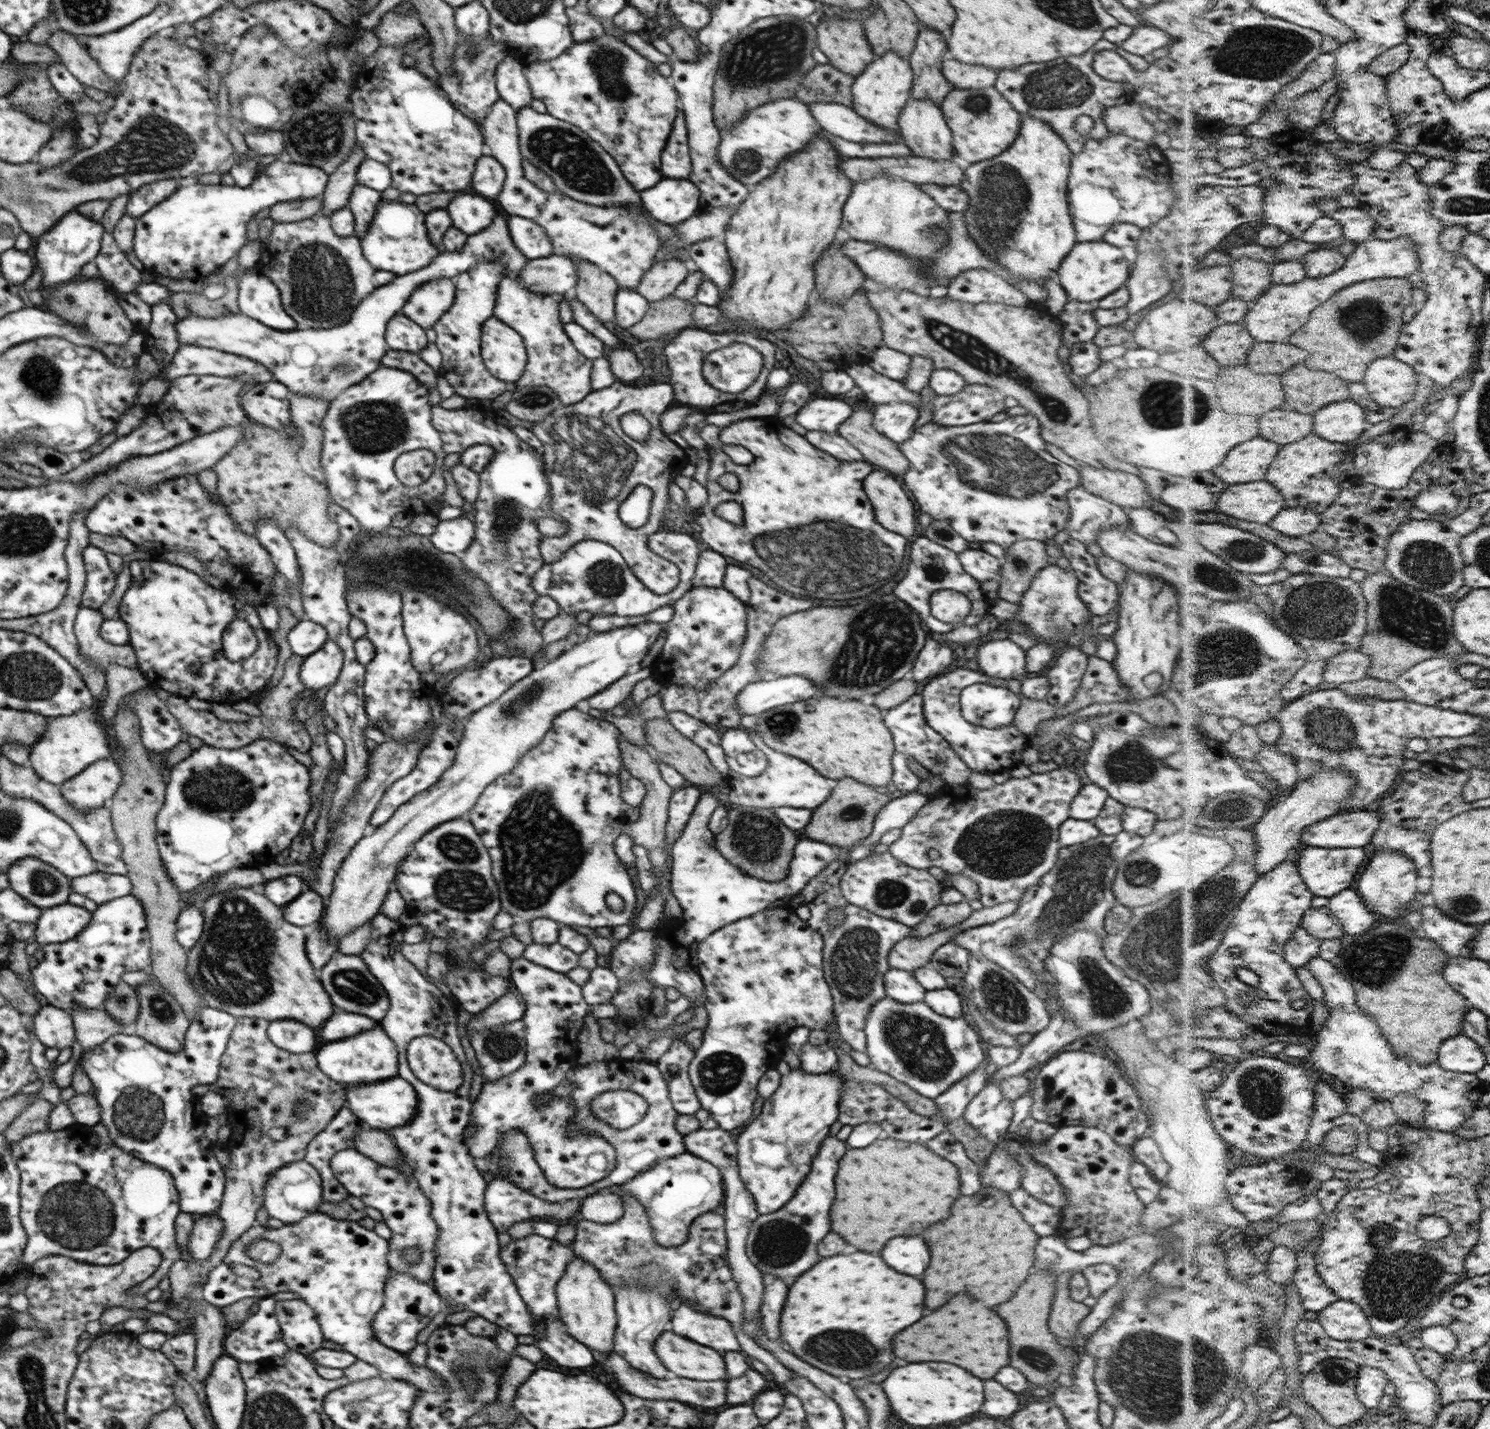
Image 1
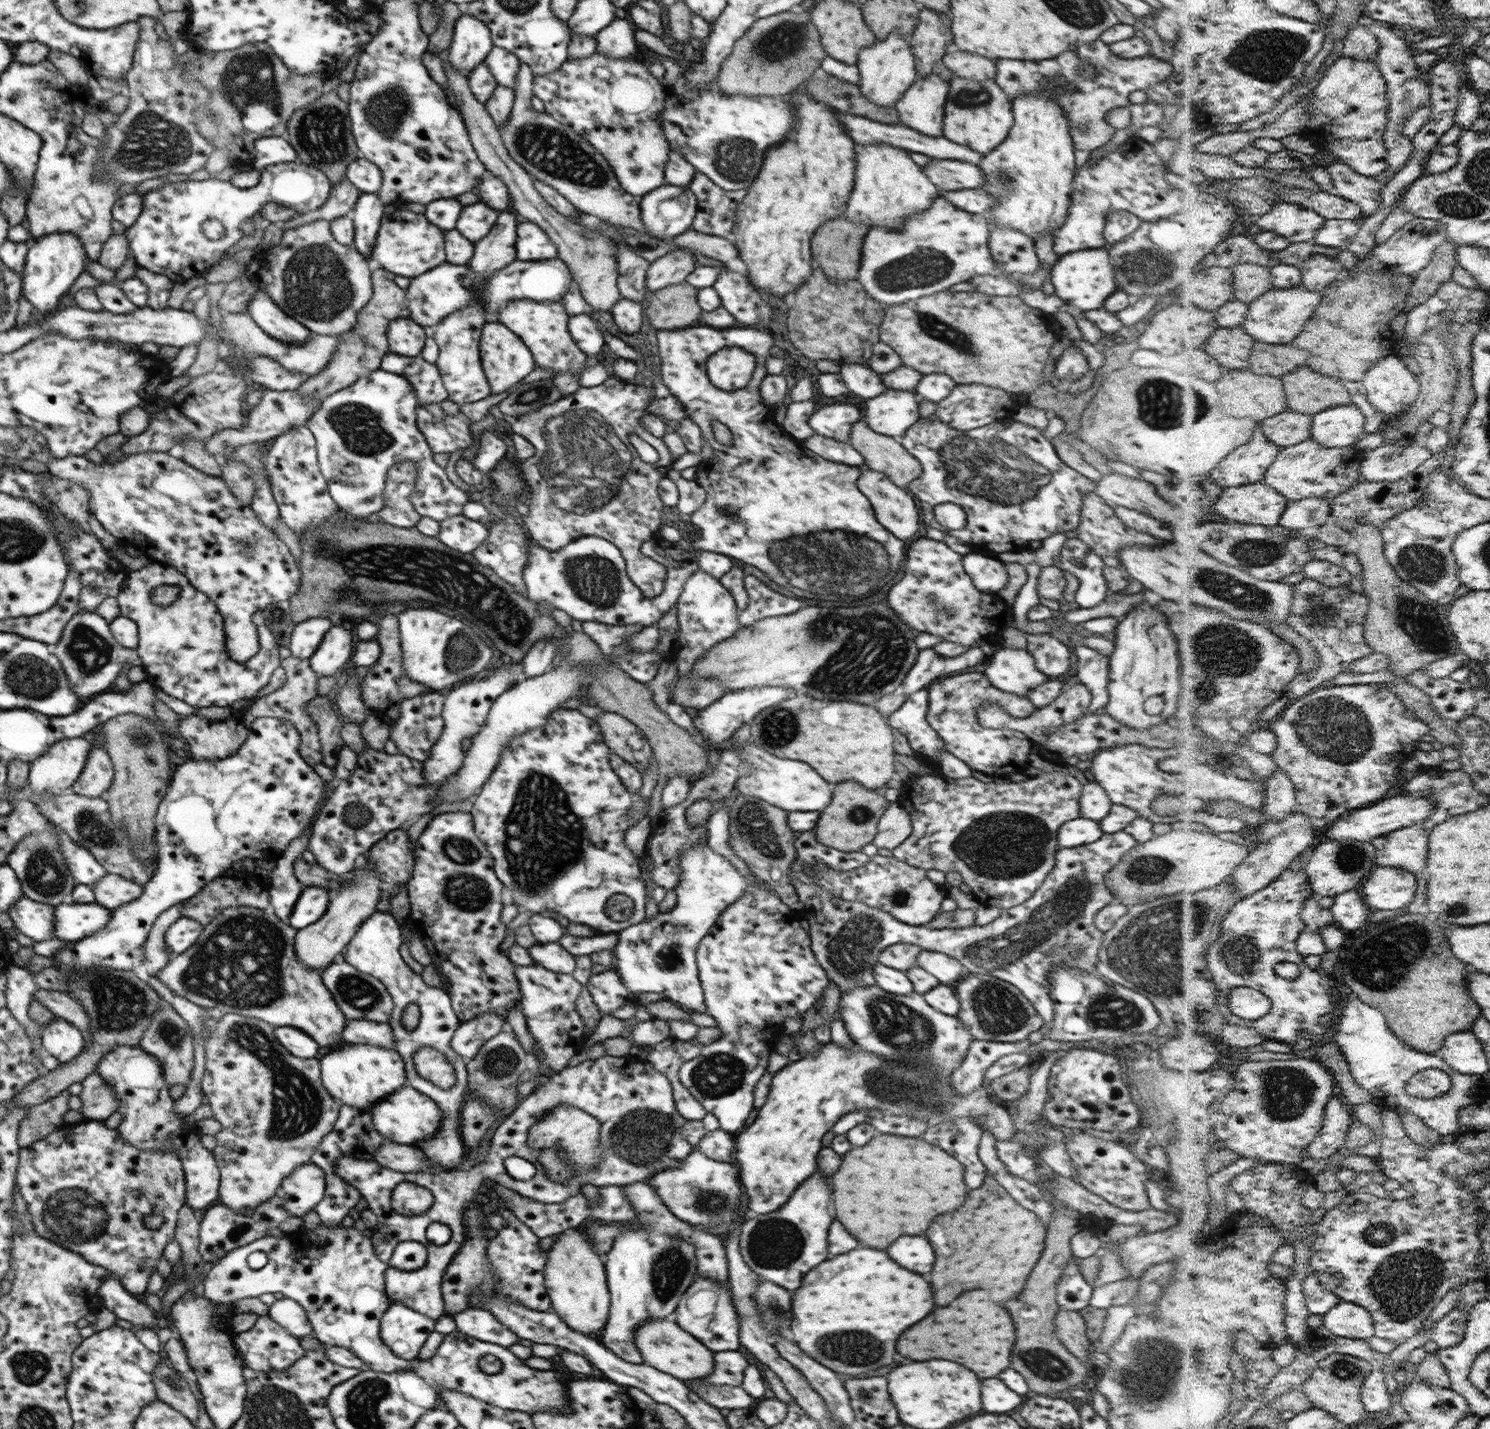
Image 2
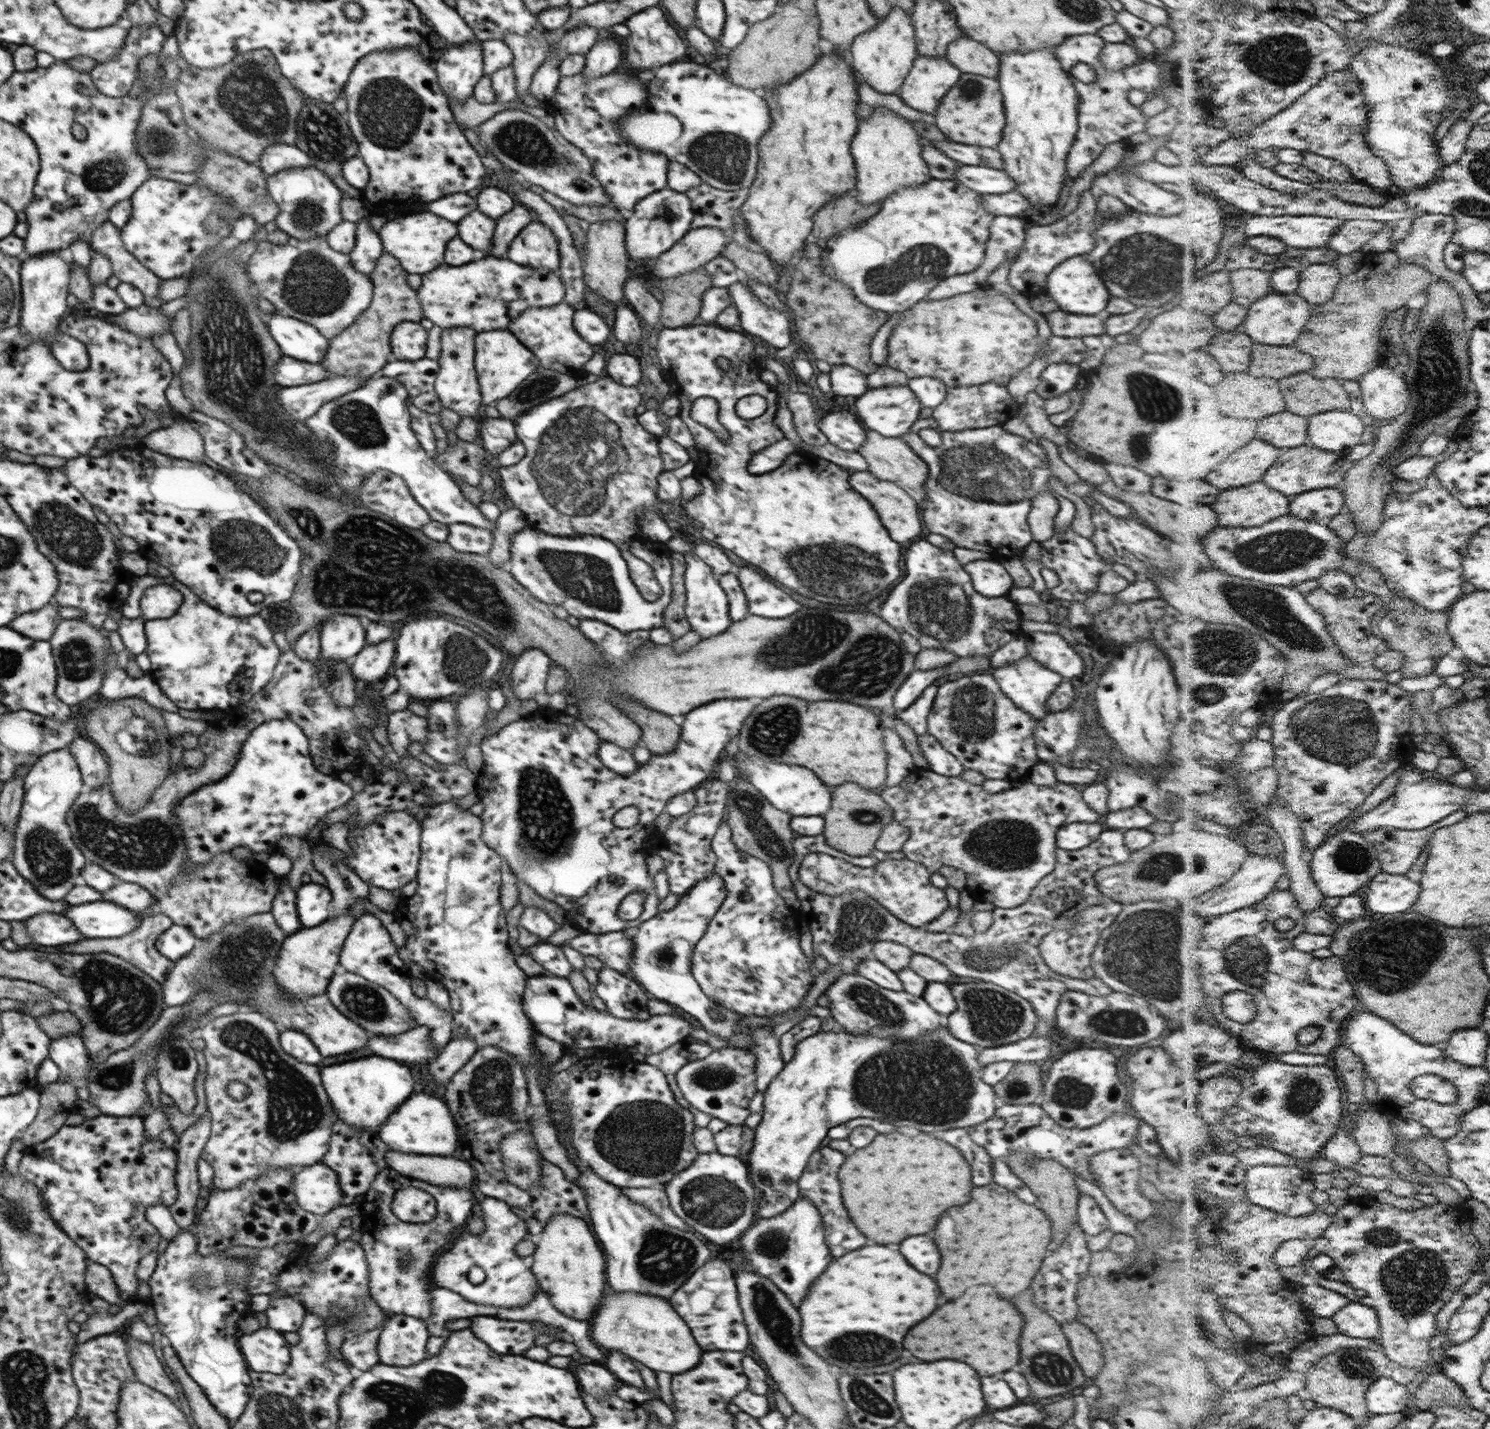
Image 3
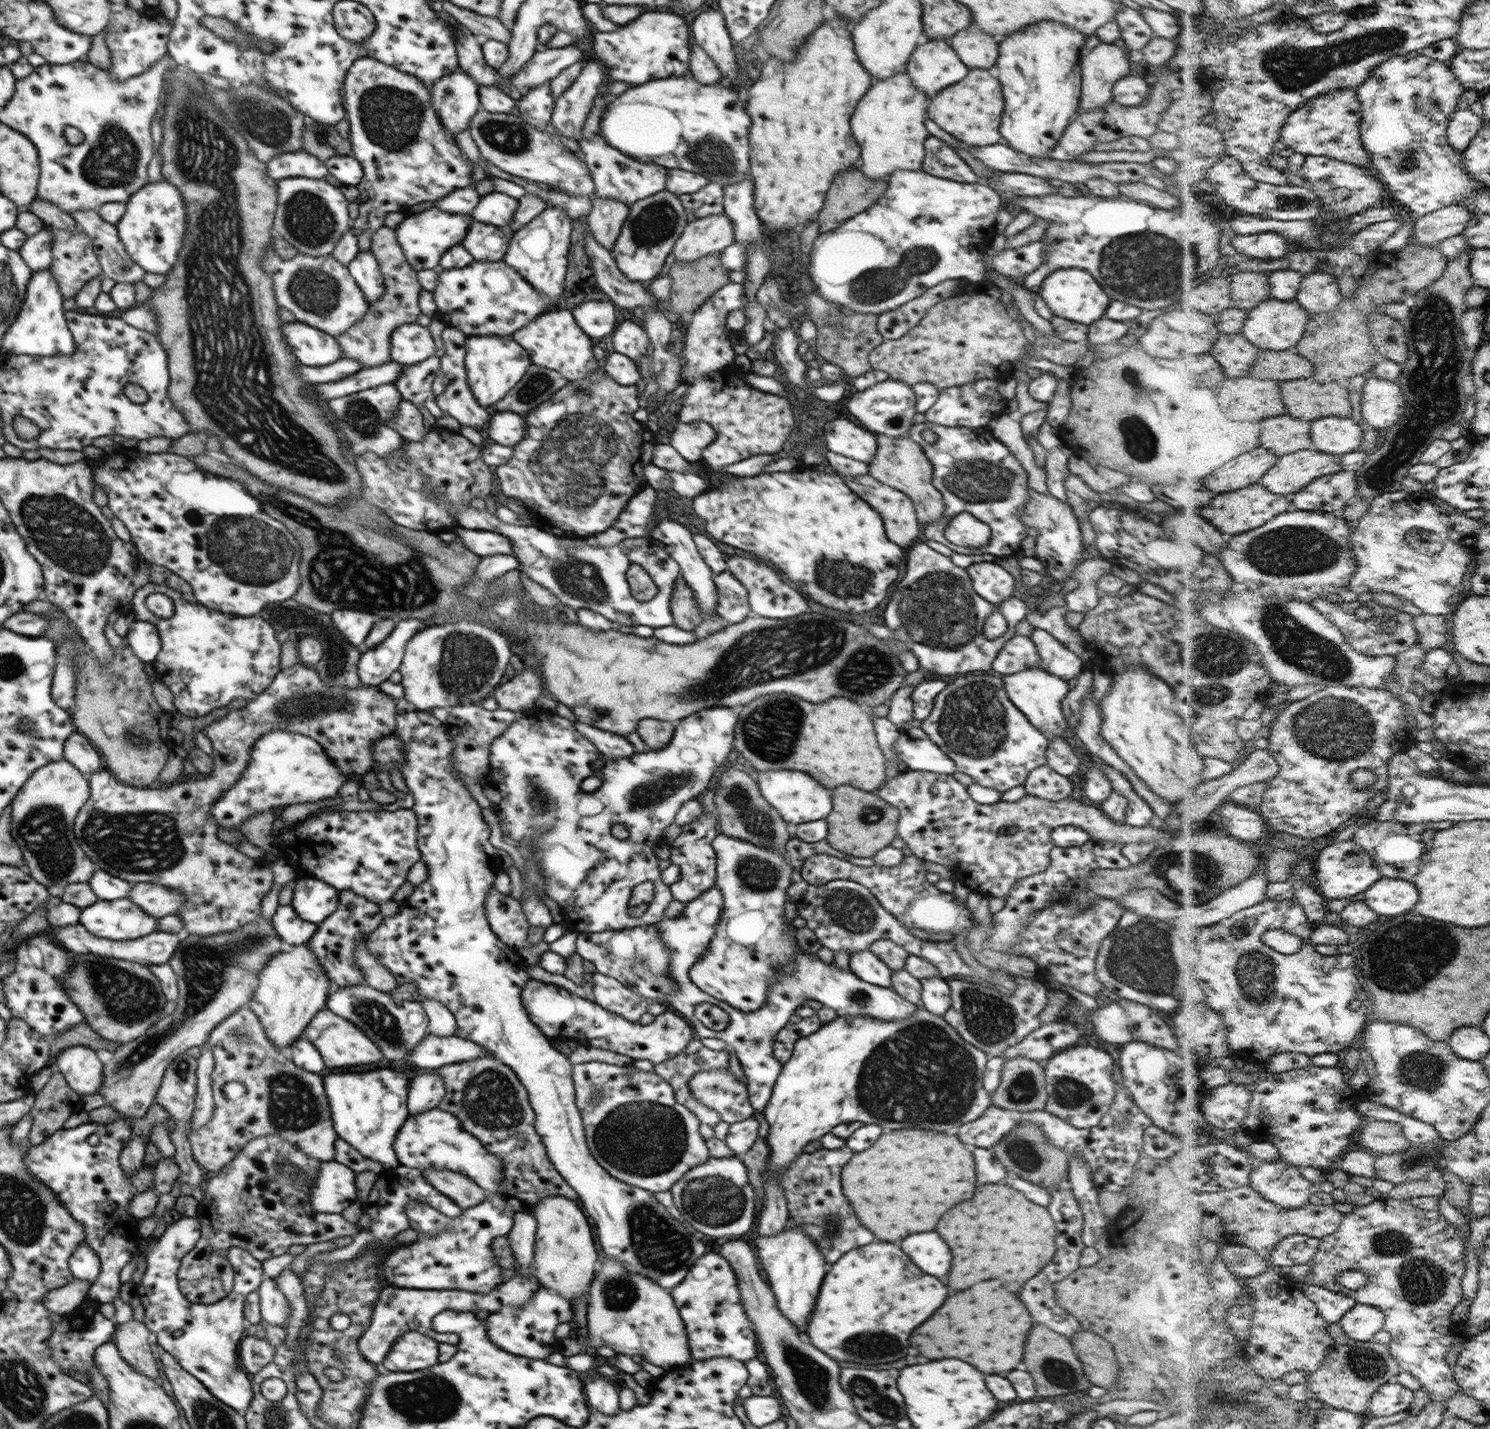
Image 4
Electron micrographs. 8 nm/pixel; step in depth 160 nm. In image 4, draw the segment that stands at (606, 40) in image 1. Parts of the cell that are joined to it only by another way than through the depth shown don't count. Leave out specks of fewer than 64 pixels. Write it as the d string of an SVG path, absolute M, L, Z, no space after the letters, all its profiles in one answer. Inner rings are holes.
M603 89L597 93L590 111L584 118L585 122L580 130L580 138L575 138L575 140L581 154L583 154L582 161L586 164L594 184L593 196L619 200L619 202L629 206L633 202L648 198L652 194L664 190L668 169L658 164L637 162L625 154L621 154L605 142L598 127L598 120L611 98L613 97L605 93Z

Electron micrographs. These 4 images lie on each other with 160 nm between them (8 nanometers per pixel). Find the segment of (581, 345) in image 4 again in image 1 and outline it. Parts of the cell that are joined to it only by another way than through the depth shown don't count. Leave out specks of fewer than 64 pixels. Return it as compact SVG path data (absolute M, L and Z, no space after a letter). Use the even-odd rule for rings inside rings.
M505 275L497 285L492 316L504 322L521 336L526 350L526 365L516 380L517 388L547 387L567 406L581 402L590 387L592 360L585 358L567 338L558 315L558 300L554 296L531 292L514 275Z

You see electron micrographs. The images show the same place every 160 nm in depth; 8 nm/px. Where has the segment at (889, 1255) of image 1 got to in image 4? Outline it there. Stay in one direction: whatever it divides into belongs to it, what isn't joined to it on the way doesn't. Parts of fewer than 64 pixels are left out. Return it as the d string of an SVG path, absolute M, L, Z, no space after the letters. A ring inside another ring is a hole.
M935 1232L909 1234L899 1242L899 1248L925 1274L935 1278L947 1276L951 1266L951 1252Z

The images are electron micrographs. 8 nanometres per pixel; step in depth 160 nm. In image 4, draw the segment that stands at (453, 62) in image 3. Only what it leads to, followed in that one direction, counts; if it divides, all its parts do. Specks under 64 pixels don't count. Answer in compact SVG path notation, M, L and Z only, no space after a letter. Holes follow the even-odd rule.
M450 72L430 88L430 103L442 128L455 137L468 127L469 119L480 108L478 85L464 72Z

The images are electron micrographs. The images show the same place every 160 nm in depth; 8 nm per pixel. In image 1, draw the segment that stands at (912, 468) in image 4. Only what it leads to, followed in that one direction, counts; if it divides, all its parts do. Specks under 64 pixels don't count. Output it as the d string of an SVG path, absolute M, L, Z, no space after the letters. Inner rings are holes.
M855 400L850 407L853 414L837 427L836 434L851 442L861 452L865 462L887 470L886 473L893 474L893 477L903 475L909 469L909 462L897 445L873 429L871 406L862 400Z

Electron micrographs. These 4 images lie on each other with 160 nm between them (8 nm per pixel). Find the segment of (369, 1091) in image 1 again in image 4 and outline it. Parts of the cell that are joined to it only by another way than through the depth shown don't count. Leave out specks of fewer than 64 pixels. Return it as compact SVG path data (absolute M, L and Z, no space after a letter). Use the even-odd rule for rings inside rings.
M431 1107L421 1114L412 1114L405 1119L393 1139L395 1158L400 1166L421 1170L450 1170L462 1174L482 1188L487 1194L500 1194L500 1182L504 1178L503 1162L493 1156L472 1134L462 1129L458 1118Z

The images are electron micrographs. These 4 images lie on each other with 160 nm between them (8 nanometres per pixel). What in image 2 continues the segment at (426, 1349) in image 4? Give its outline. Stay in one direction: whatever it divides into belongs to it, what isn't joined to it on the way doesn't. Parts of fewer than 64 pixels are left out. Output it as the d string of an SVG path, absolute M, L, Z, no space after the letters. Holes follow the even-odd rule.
M398 1300L388 1303L388 1309L382 1314L378 1333L383 1344L390 1348L390 1351L399 1359L403 1361L417 1359L419 1349L433 1331L433 1324L435 1320L427 1318L406 1306L403 1306Z

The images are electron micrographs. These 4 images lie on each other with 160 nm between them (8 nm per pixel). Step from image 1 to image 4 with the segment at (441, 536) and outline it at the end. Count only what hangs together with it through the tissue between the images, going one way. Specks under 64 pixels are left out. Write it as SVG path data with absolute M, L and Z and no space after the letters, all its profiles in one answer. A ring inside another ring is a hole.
M455 526L452 533L457 536L463 547L479 557L493 556L494 554L513 554L511 542L490 530L469 530Z

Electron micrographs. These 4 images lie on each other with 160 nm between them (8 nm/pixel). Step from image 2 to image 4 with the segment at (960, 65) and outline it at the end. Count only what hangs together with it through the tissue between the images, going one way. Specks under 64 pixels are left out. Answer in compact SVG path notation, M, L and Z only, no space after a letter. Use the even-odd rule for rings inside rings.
M970 22L967 28L958 30L957 33L952 34L947 40L949 46L952 46L953 52L959 62L963 64L968 70L969 69L990 69L996 64L996 59L998 56L998 43L993 41L993 37L985 32L981 32L981 28L977 23L973 24Z

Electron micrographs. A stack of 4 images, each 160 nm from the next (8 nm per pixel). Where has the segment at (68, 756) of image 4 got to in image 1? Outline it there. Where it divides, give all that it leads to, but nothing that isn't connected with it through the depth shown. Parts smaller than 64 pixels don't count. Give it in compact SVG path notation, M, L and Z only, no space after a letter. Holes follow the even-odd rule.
M116 664L107 666L104 670L104 677L107 697L98 712L100 723L109 728L120 700L125 695L146 687L148 683L137 668L130 669ZM101 759L58 785L61 796L73 809L86 811L107 805L121 782L121 771L113 759Z

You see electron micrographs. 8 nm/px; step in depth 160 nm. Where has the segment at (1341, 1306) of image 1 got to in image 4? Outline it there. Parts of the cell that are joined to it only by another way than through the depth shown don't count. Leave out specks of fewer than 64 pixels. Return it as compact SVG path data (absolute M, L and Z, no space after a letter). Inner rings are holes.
M1357 1303L1339 1323L1351 1339L1369 1342L1384 1328L1386 1314L1375 1306Z

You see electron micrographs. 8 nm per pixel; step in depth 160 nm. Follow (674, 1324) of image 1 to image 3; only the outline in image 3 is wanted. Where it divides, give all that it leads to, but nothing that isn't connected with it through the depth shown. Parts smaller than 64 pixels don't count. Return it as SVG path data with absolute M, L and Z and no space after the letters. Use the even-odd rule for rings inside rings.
M713 1258L704 1262L689 1278L681 1283L668 1298L668 1303L689 1327L692 1337L702 1352L745 1352L748 1332L738 1303L732 1271L724 1261Z

